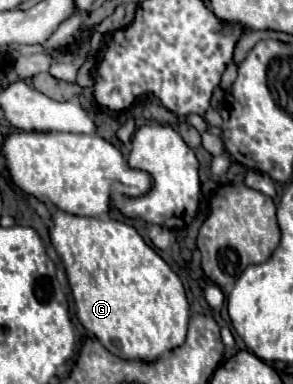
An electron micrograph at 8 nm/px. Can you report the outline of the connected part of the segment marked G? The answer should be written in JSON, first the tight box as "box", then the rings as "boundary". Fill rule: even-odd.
{"box":[51,210,189,362],"boundary":[[[55,210],[55,226],[51,228],[51,242],[61,256],[67,280],[75,298],[77,318],[99,342],[121,360],[143,360],[155,362],[165,352],[179,348],[187,338],[189,324],[189,302],[179,276],[167,266],[167,262],[149,248],[137,230],[129,224],[111,218],[85,218]]]}

